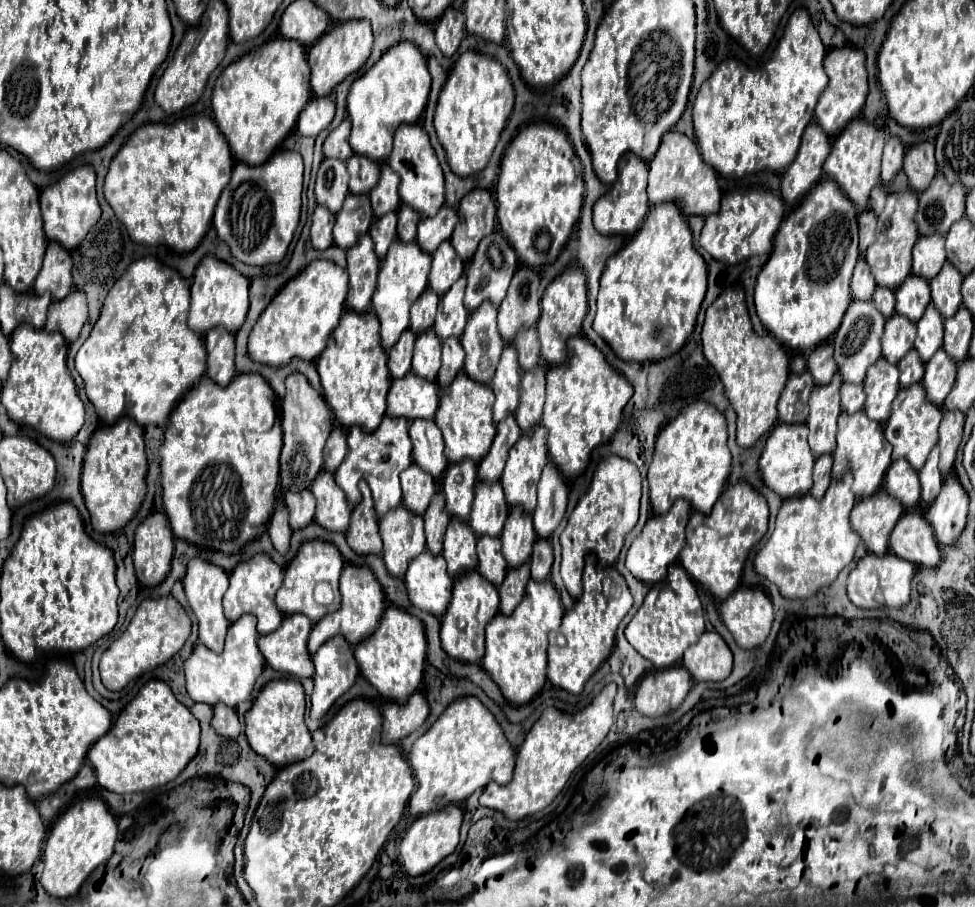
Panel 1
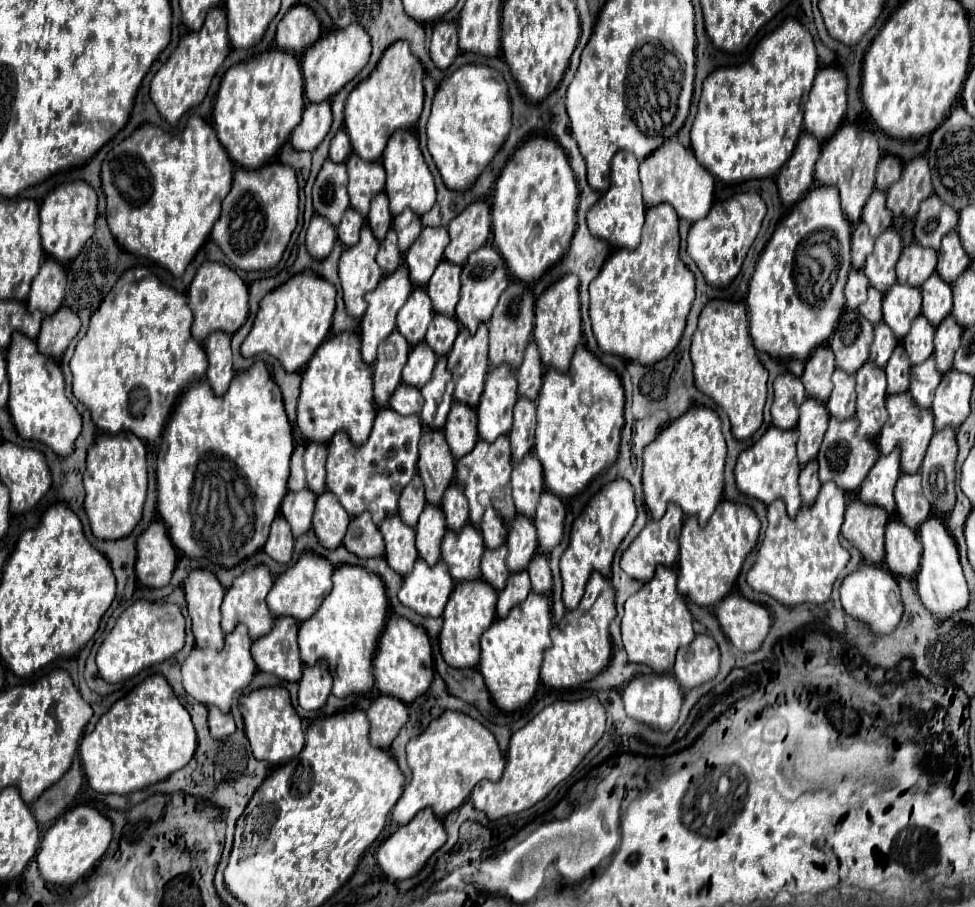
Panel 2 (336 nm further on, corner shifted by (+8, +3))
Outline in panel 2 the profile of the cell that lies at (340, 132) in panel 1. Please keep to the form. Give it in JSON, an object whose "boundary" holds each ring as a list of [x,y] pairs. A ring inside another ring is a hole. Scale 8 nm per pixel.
{"boundary":[[[340,130],[336,136],[334,136],[334,140],[332,140],[332,144],[330,144],[330,160],[332,162],[346,162],[348,160],[348,156],[350,156],[350,140],[348,140],[348,134],[344,132],[344,130]]]}

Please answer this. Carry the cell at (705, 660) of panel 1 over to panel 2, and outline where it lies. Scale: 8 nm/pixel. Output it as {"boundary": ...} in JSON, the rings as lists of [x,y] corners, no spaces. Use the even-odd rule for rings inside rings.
{"boundary":[[[696,634],[688,648],[680,648],[674,664],[674,676],[684,690],[710,682],[718,674],[720,652],[710,634]]]}

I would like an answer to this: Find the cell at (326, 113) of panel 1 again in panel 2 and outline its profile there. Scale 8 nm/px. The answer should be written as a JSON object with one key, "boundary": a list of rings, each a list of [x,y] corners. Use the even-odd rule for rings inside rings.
{"boundary":[[[320,102],[320,104],[308,104],[302,116],[300,126],[290,136],[290,142],[294,150],[304,150],[304,152],[314,152],[320,142],[326,138],[332,126],[332,112],[330,112],[330,102]]]}

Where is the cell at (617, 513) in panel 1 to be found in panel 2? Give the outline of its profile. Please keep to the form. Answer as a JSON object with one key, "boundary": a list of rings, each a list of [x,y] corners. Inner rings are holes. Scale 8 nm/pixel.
{"boundary":[[[614,480],[606,484],[584,508],[584,512],[574,520],[572,532],[570,532],[570,544],[564,550],[560,558],[560,572],[562,572],[562,600],[568,610],[574,610],[580,604],[580,598],[584,594],[584,586],[594,572],[600,572],[604,578],[610,576],[610,564],[614,558],[614,552],[618,550],[624,536],[630,532],[632,524],[636,520],[636,506],[634,506],[634,490],[628,480]]]}

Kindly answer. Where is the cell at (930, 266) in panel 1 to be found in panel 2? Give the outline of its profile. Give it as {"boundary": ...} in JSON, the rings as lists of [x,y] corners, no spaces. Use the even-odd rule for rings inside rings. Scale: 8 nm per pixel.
{"boundary":[[[916,242],[906,246],[896,264],[898,282],[920,288],[930,278],[930,274],[934,274],[936,270],[936,256],[938,256],[936,250],[924,248]]]}

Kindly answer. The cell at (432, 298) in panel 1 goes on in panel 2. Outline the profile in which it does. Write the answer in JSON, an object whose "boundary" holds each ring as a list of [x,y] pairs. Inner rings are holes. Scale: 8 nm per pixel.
{"boundary":[[[414,288],[408,302],[400,308],[396,328],[408,340],[410,346],[416,346],[418,342],[424,340],[432,316],[434,312],[426,288]]]}

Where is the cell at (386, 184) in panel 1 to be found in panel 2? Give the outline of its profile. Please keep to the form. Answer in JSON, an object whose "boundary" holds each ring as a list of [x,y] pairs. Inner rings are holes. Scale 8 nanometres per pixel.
{"boundary":[[[384,192],[372,200],[370,214],[368,214],[368,226],[372,228],[372,232],[376,234],[378,240],[384,240],[386,232],[392,226],[392,214],[388,210],[388,198]]]}

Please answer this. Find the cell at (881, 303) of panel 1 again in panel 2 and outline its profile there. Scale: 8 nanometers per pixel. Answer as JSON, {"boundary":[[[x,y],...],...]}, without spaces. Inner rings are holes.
{"boundary":[[[868,288],[868,298],[860,304],[860,314],[864,314],[874,326],[882,322],[882,294],[876,288]]]}

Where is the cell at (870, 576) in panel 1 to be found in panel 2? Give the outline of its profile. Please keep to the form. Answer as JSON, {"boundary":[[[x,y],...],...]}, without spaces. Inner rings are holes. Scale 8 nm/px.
{"boundary":[[[862,564],[856,572],[848,574],[840,586],[840,602],[842,602],[842,608],[848,616],[868,624],[870,632],[876,632],[876,634],[892,634],[892,630],[898,626],[900,618],[902,618],[902,600],[900,600],[900,592],[898,590],[898,584],[894,580],[894,576],[880,568],[880,566],[870,566],[870,564]]]}

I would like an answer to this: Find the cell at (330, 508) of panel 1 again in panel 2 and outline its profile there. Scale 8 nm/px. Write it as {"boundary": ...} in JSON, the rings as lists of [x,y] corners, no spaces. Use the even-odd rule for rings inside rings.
{"boundary":[[[330,490],[318,496],[312,530],[324,548],[336,550],[338,546],[342,546],[348,522],[350,522],[348,512],[340,506],[338,498]]]}

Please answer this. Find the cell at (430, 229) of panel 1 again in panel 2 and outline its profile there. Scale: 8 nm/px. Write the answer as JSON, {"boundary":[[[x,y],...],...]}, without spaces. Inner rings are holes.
{"boundary":[[[424,228],[418,240],[406,252],[408,276],[414,286],[426,286],[428,278],[434,274],[436,266],[444,260],[444,248],[450,236],[446,228]]]}

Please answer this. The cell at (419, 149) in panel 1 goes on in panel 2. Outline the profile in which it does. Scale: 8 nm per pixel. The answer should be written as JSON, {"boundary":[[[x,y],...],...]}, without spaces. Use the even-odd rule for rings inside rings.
{"boundary":[[[398,130],[396,134],[392,134],[392,138],[388,140],[388,146],[382,154],[382,164],[386,168],[386,196],[390,200],[390,210],[392,214],[400,214],[404,208],[410,208],[414,214],[422,216],[426,214],[434,202],[436,202],[436,188],[434,188],[434,180],[432,174],[424,162],[424,156],[418,148],[418,140],[412,132],[408,130]]]}

